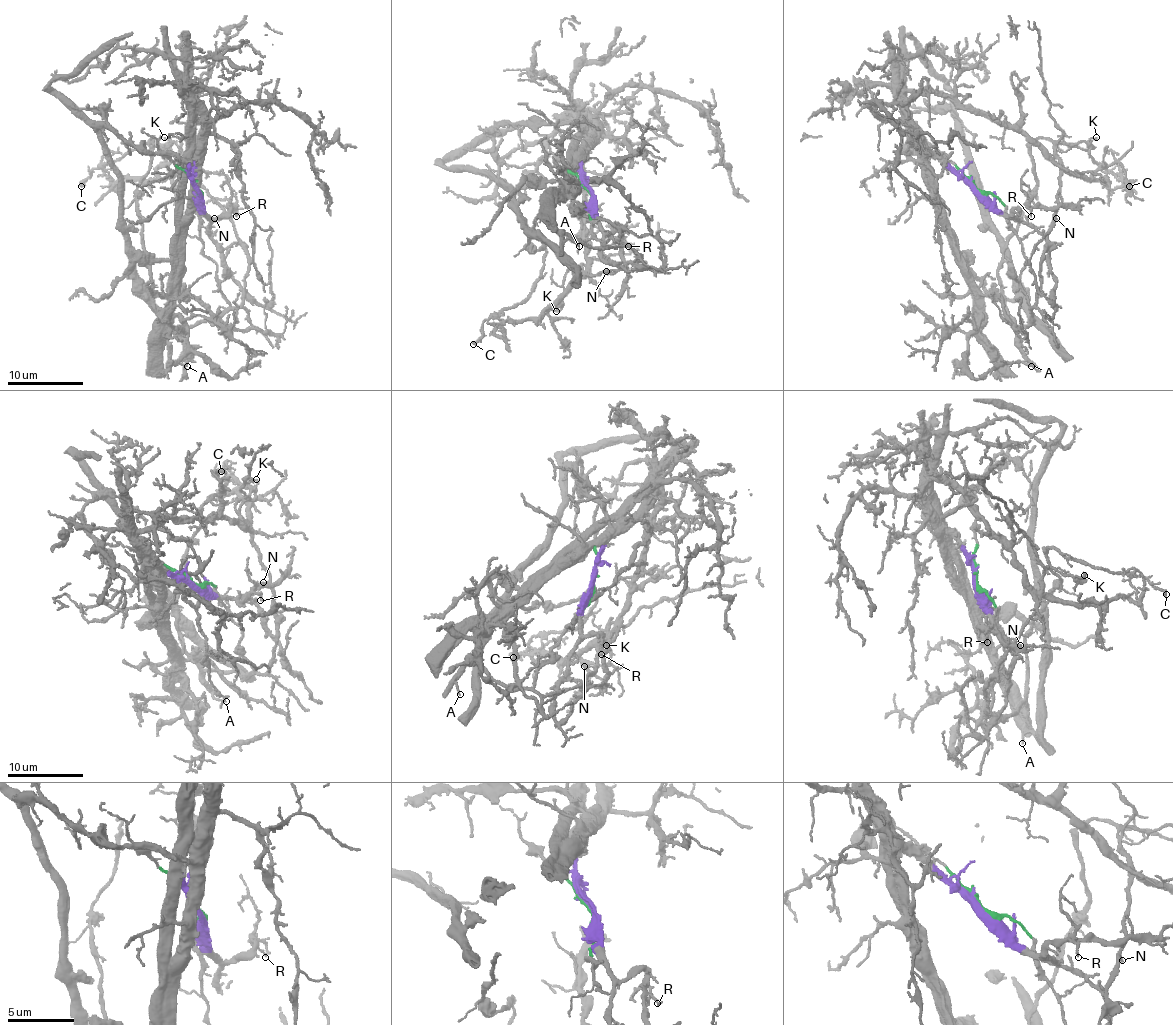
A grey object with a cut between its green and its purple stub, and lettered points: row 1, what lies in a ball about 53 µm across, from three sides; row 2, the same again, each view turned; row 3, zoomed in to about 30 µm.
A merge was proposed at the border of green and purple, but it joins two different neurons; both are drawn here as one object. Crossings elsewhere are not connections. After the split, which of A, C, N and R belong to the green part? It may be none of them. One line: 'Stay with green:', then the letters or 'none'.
Stay with green: A, C, N

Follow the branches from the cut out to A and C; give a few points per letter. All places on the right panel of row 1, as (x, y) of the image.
A: (975, 186), (1005, 207), (1026, 262), (1021, 291), (1032, 321), (1019, 333), (1030, 365)
C: (975, 186), (1005, 207), (1026, 262), (1032, 321), (1017, 327), (998, 274), (1034, 141), (1076, 144), (1129, 186)

